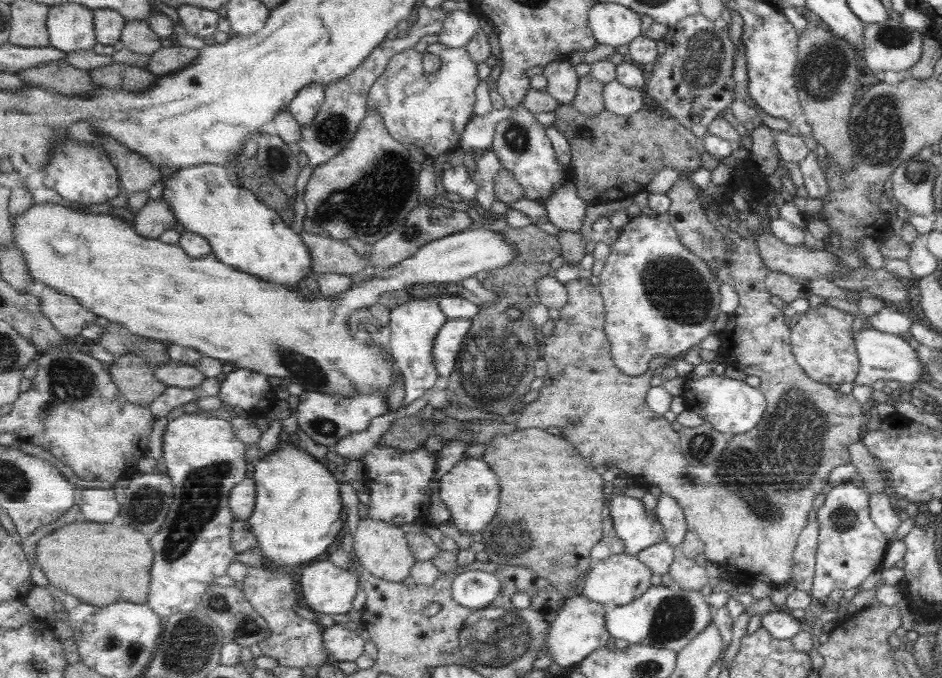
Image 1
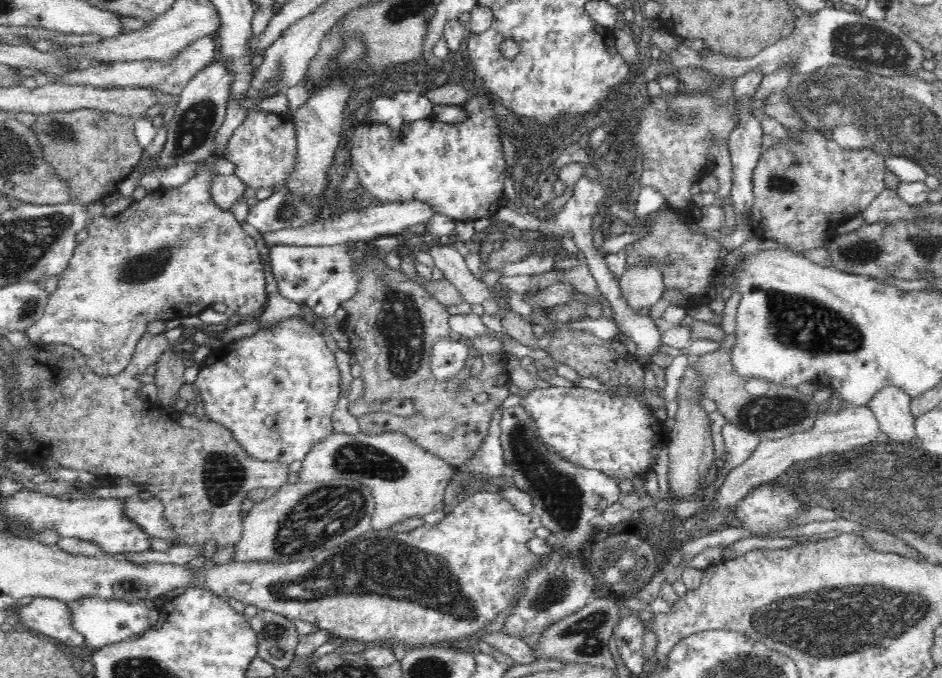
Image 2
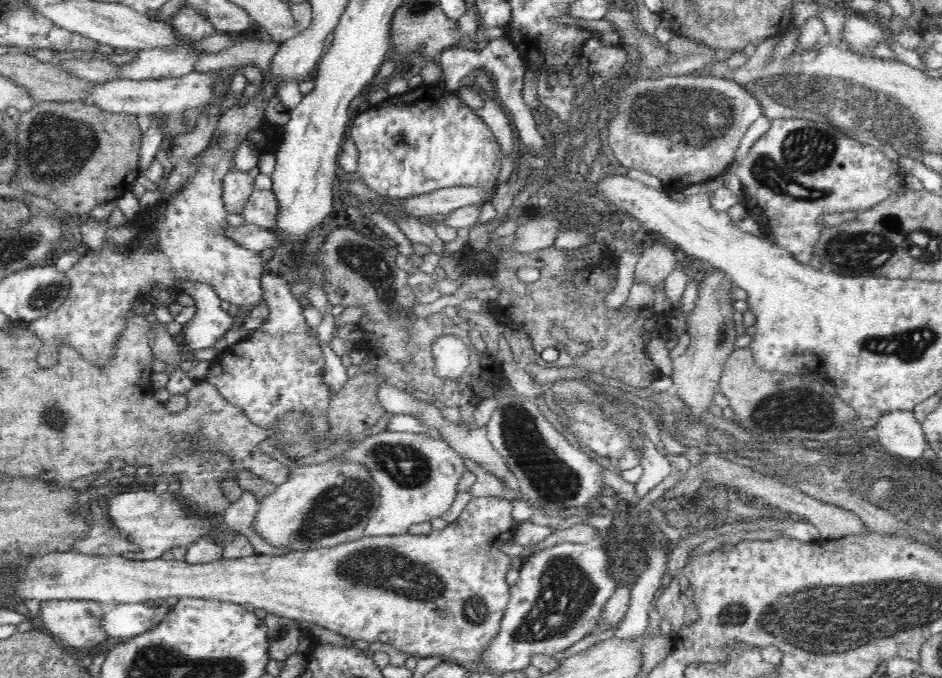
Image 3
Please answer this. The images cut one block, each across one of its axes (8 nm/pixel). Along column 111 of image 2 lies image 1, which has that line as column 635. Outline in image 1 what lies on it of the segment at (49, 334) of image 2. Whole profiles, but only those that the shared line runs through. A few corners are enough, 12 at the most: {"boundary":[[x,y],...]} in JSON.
{"boundary":[[630,218],[595,280],[619,370],[713,330],[714,272],[666,219]]}

